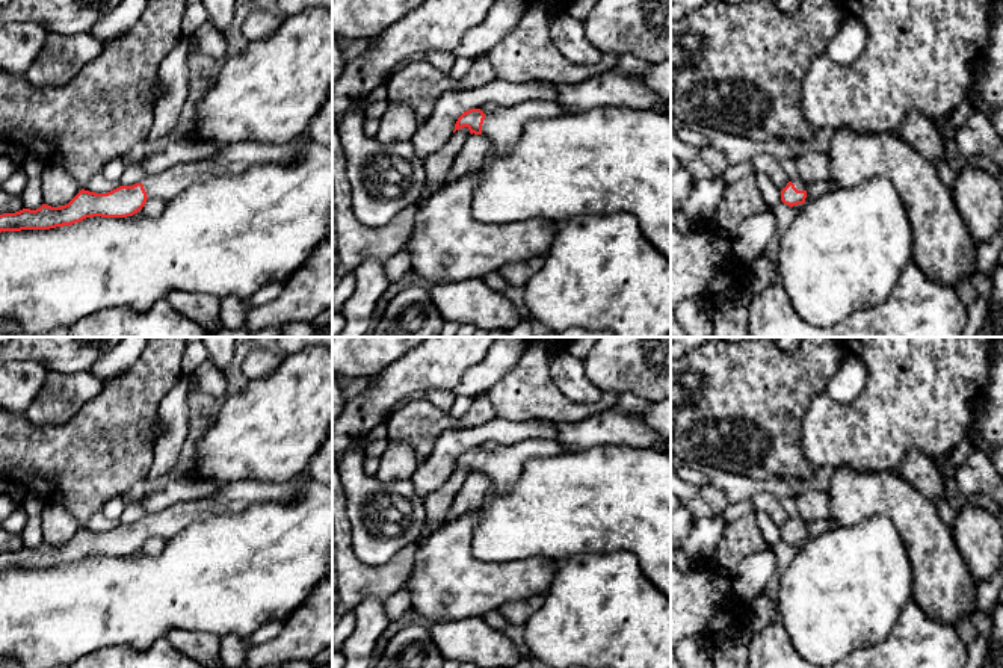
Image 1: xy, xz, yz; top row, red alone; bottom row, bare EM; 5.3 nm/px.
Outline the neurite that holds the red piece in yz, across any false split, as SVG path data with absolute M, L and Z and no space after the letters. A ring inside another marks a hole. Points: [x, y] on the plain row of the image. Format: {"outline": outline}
{"outline": "M801 517L790 518L781 529L781 540L790 546L804 543L807 537L807 523Z"}

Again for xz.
{"outline": "M529 438L512 446L498 446L495 450L483 452L480 447L464 450L455 469L467 465L473 473L483 473L491 478L492 487L500 493L511 491L527 461L535 458L550 458L572 452L572 449L554 440Z"}

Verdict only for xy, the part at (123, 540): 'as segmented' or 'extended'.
extended

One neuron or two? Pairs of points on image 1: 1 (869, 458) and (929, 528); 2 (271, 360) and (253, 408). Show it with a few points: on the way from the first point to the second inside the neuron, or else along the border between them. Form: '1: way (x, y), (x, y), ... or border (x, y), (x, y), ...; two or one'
1: border (843, 464), (860, 470), (894, 472); two
2: border (281, 358), (268, 375), (249, 381); two

